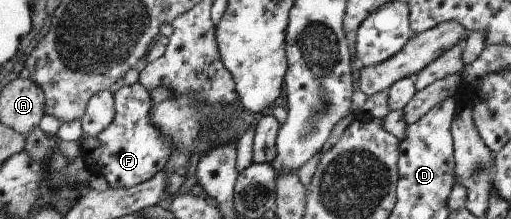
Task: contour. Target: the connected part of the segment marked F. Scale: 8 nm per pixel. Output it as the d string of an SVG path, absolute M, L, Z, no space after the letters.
M139 82L120 87L115 93L114 106L116 116L112 124L102 134L82 139L81 157L91 173L103 176L110 187L134 188L152 180L166 169L174 150L174 142L152 124L152 108L155 103L150 97L150 91Z

